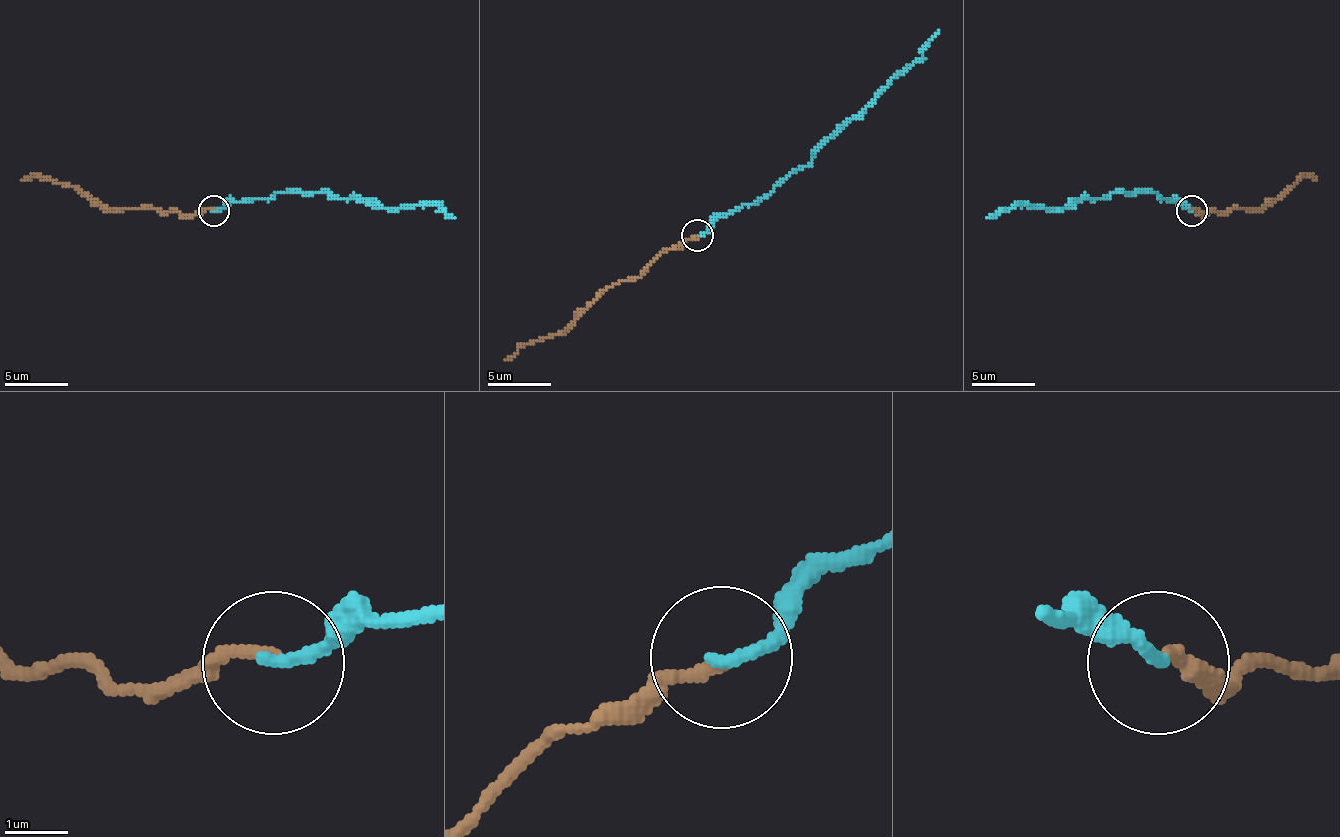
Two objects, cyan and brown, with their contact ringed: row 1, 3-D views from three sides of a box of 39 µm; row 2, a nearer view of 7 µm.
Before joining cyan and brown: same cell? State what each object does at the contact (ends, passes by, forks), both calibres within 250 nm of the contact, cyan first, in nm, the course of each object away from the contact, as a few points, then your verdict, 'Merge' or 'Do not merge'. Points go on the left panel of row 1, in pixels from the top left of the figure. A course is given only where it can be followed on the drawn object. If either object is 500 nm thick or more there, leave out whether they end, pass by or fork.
At the ring cyan ends. At the ring brown ends. Thickness 200 nm (cyan) against 200 nm. Course of cyan: (214, 211), (236, 202), (281, 192), (319, 192), (335, 199), (373, 199), (382, 208), (436, 205), (455, 218). Course of brown: (214, 208), (183, 214), (154, 208), (100, 208), (78, 186), (37, 177), (21, 180). Merge

